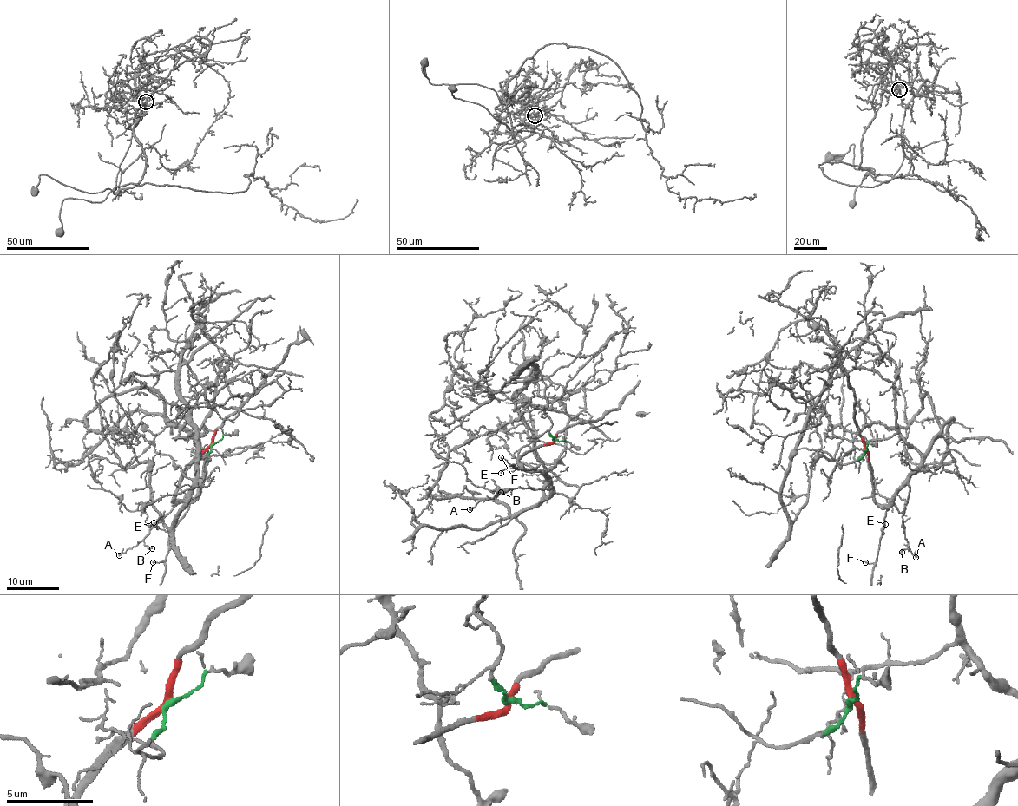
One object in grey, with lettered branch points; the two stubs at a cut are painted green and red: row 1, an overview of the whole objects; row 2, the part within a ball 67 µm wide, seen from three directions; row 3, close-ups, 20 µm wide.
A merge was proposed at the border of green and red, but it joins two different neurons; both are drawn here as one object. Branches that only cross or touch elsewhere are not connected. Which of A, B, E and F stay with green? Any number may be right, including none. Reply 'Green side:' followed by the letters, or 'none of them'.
Green side: none of them

